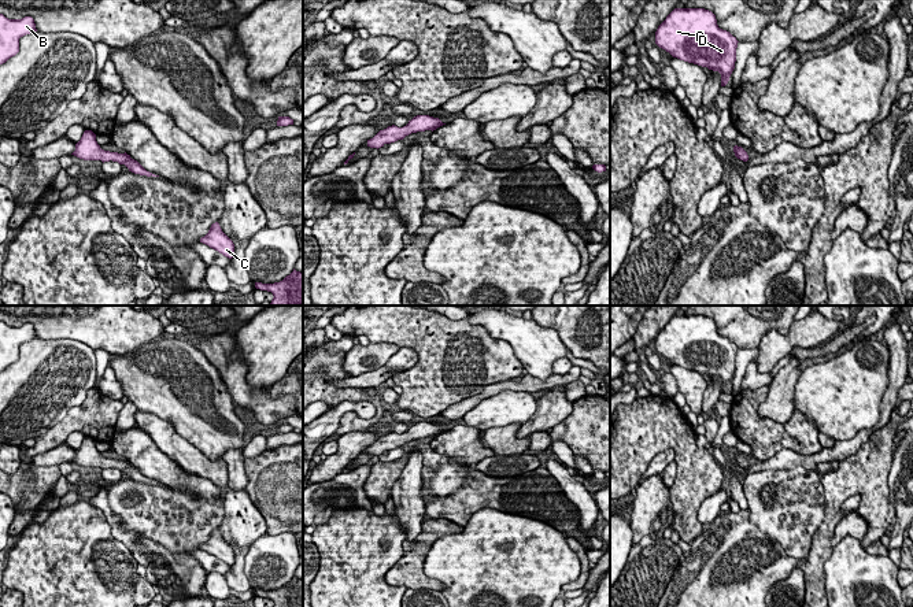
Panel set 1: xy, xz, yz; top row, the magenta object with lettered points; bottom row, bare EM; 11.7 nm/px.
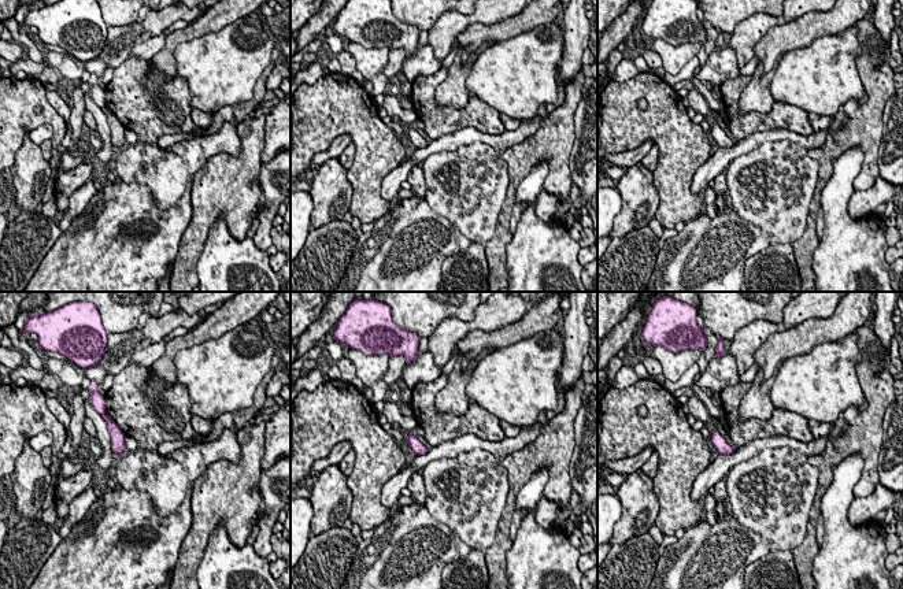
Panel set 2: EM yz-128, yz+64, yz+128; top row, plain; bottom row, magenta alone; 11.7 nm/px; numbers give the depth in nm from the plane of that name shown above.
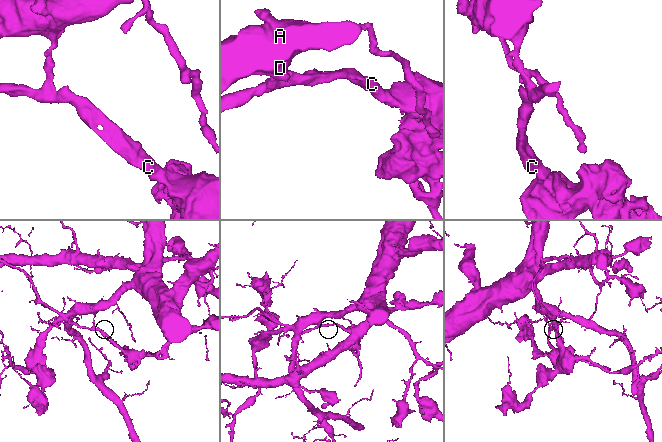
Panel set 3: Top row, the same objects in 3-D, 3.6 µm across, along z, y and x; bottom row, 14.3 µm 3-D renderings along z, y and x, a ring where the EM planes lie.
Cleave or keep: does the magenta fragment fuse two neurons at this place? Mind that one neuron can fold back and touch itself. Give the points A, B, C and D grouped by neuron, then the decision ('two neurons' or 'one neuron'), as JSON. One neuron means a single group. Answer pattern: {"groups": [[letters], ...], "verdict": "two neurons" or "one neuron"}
{"groups": [["A", "B", "D"], ["C"]], "verdict": "two neurons"}

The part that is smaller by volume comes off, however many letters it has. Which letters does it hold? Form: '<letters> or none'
C

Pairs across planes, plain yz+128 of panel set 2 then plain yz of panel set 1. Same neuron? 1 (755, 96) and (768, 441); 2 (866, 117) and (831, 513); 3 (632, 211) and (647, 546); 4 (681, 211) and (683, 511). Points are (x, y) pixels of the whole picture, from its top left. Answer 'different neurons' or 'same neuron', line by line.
1: different neurons
2: same neuron
3: different neurons
4: same neuron

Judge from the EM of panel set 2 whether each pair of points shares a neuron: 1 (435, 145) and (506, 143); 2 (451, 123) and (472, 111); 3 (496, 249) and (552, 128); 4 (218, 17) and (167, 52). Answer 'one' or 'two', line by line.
1: one
2: one
3: one
4: one

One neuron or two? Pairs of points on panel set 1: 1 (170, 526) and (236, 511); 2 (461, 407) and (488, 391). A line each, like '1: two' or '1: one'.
1: two
2: one

